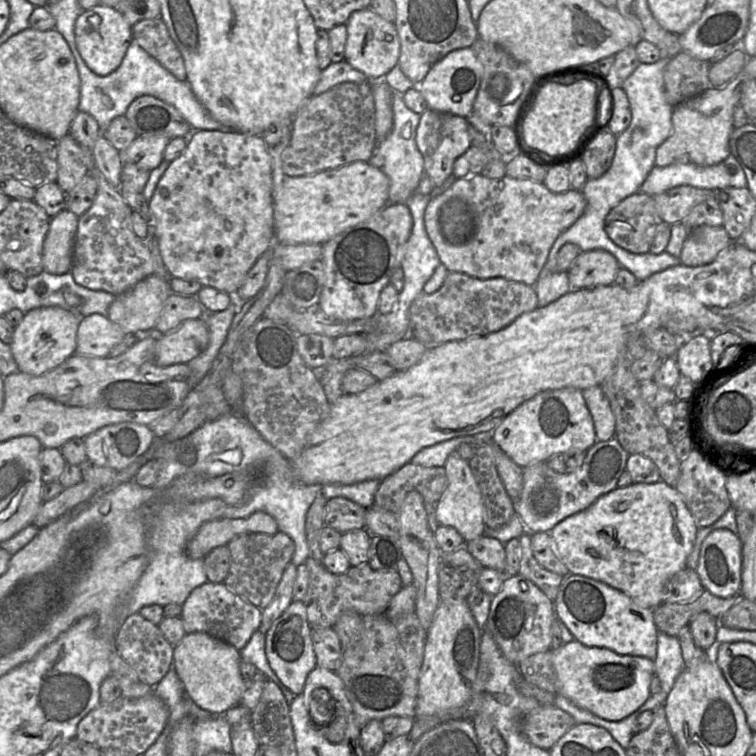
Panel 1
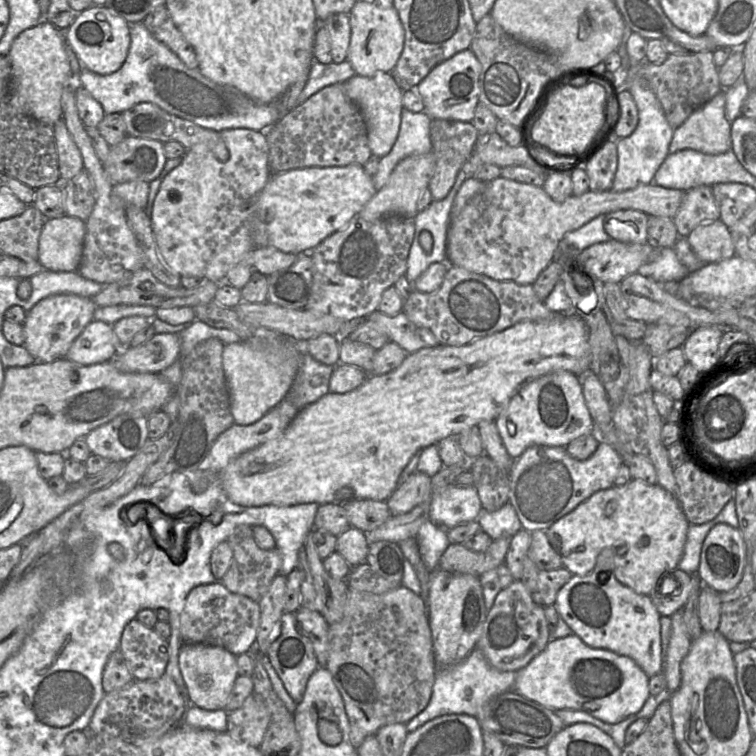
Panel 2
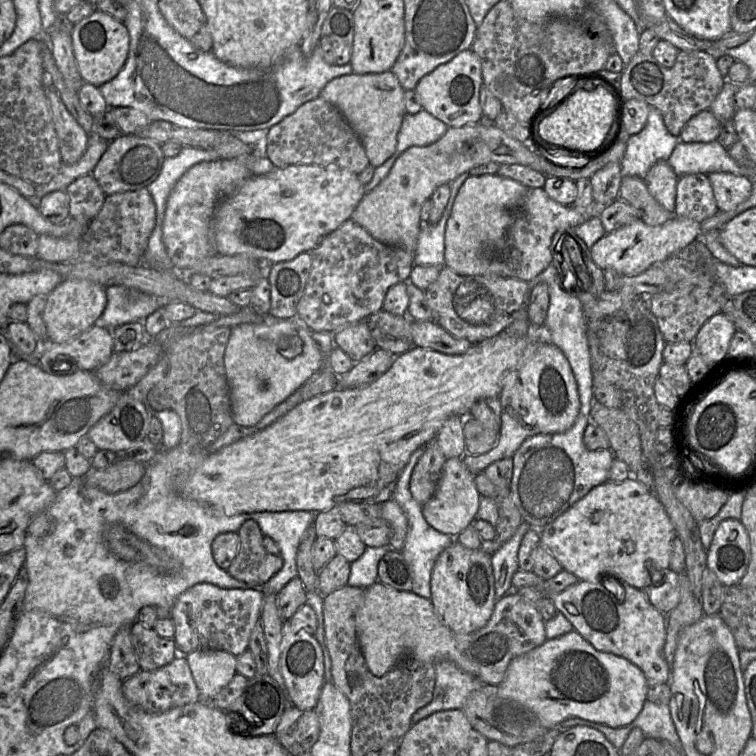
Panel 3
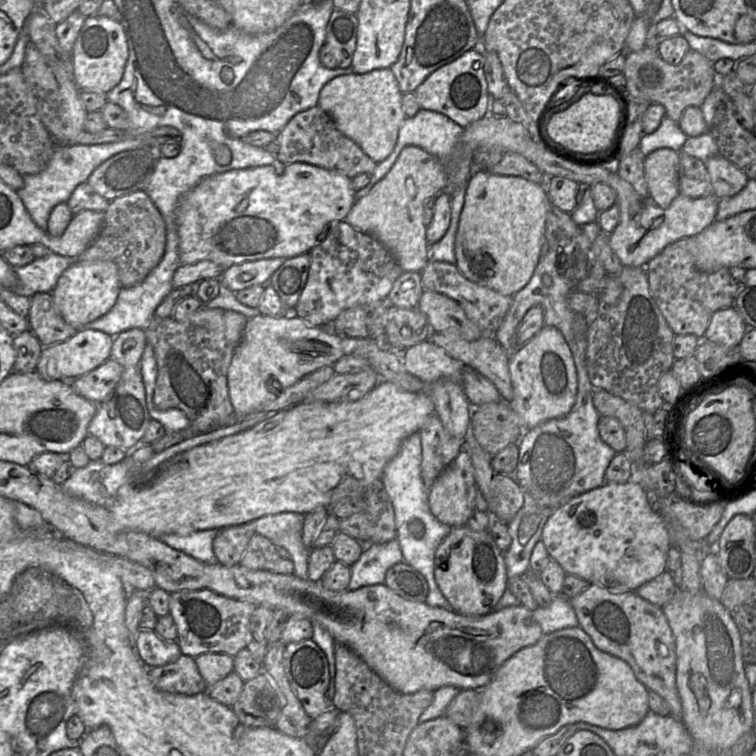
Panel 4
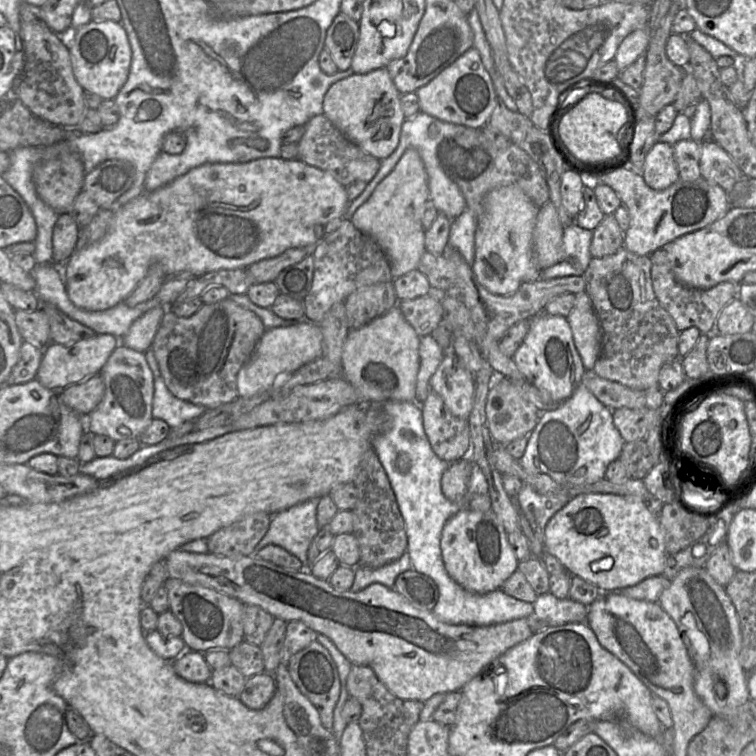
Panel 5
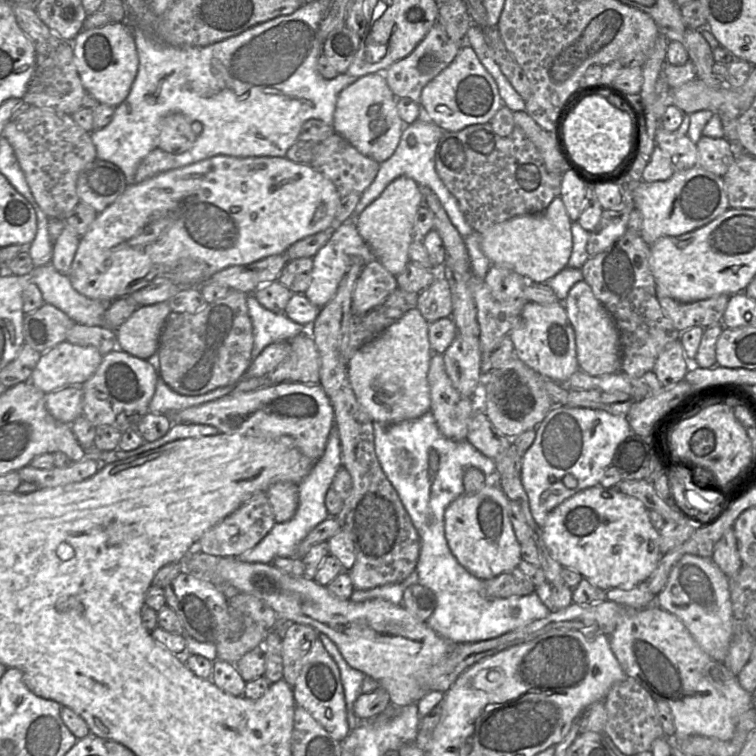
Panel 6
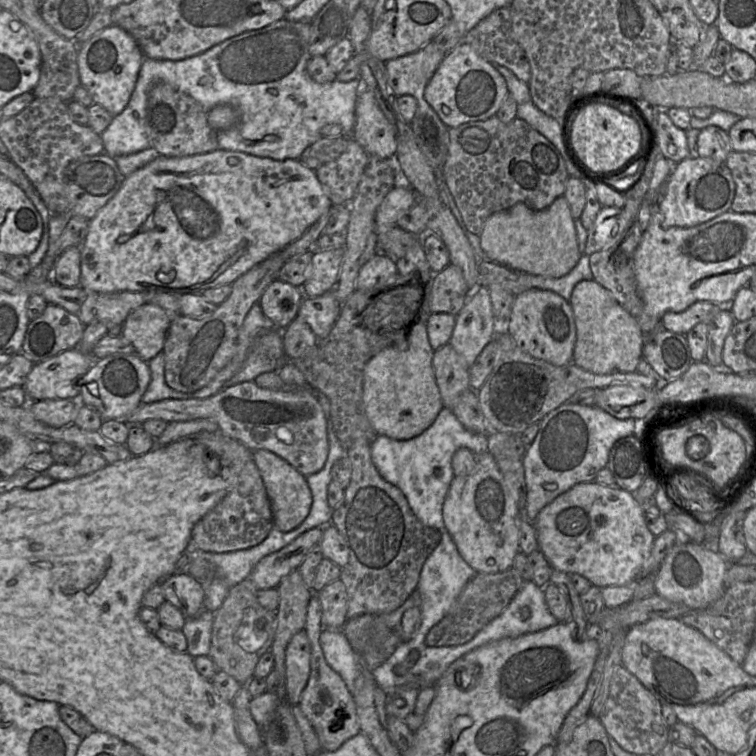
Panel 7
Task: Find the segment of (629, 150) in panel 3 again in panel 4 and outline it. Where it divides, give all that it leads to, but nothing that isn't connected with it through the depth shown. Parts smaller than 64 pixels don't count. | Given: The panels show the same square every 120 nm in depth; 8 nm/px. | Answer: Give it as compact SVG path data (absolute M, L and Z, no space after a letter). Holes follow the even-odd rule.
M665 115L656 131L641 137L638 148L645 156L660 148L670 148L679 152L687 138L679 123Z

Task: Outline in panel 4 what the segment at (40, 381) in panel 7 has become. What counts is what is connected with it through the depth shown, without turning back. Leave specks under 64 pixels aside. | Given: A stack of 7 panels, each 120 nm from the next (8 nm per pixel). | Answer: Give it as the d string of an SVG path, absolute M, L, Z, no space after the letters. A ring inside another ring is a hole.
M82 328L63 342L43 347L36 371L45 380L72 381L107 361L111 357L113 341L107 333Z

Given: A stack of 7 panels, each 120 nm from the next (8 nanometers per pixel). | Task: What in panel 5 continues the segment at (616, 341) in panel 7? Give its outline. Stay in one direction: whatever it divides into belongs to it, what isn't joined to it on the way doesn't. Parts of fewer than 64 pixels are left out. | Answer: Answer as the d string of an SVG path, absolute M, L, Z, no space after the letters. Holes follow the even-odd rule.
M586 292L575 294L575 303L566 320L574 346L586 372L591 372L601 353L601 329Z

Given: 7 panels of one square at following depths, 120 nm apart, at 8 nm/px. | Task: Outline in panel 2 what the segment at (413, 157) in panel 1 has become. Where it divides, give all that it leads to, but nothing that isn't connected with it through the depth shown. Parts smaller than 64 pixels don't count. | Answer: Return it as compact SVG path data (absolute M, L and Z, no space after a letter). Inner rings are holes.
M403 107L397 139L391 151L380 158L378 170L372 177L377 191L384 187L391 172L402 159L432 151L431 120L432 118L424 111L411 112Z

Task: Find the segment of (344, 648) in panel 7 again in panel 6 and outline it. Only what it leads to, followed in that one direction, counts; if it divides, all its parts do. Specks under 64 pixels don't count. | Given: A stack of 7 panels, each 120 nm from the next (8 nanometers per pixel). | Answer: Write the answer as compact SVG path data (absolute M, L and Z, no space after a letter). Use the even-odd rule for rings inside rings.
M319 634L318 637L339 668L347 712L353 711L354 703L362 693L362 684L365 675L346 662L338 647L327 635Z

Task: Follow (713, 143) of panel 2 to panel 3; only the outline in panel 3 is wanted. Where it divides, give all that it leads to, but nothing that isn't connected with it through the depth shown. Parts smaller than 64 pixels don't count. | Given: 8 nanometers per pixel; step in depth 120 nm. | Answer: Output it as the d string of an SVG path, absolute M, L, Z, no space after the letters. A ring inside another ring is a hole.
M710 109L703 110L693 116L684 126L679 141L712 142L720 135L721 121L718 120Z

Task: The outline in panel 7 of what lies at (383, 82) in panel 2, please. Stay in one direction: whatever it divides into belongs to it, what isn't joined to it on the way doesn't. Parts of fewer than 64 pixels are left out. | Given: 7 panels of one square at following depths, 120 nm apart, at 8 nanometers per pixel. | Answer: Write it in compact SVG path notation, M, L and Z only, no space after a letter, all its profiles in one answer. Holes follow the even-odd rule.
M361 87L355 103L355 124L351 138L368 155L387 159L397 150L394 129L380 109L373 92Z

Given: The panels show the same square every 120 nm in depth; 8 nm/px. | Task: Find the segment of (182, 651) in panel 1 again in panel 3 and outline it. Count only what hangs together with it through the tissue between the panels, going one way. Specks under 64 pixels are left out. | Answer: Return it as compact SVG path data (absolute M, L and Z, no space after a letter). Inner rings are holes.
M199 649L185 655L201 699L212 699L237 673L237 657L221 649Z

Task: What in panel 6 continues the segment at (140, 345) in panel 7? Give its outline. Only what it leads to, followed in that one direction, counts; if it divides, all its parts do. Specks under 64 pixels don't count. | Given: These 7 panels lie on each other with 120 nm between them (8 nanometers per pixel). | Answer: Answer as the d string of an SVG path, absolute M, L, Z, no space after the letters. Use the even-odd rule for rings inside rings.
M168 302L138 307L114 330L118 348L137 358L149 359L158 350L162 329L171 312Z

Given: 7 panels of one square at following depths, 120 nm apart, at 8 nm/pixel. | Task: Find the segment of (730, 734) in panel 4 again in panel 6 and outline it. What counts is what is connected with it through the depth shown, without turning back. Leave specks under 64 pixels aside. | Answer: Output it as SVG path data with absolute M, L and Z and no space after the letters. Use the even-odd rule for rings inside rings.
M692 554L684 555L671 569L656 605L677 616L702 650L714 661L724 663L733 635L733 611L729 577L712 561Z

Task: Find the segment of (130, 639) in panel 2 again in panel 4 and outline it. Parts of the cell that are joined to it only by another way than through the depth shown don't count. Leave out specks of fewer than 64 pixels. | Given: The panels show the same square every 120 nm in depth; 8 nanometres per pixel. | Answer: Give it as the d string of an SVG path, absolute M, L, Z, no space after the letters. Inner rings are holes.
M140 629L135 638L135 649L148 668L163 666L181 655L177 641L162 639L154 630Z

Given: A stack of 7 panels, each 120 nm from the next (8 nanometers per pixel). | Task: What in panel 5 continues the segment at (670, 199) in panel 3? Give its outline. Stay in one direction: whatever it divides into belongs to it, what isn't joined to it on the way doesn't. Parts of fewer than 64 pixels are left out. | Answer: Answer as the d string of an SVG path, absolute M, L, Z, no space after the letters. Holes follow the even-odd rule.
M656 142L648 151L641 173L645 183L653 190L665 190L679 180L674 160L673 145Z

